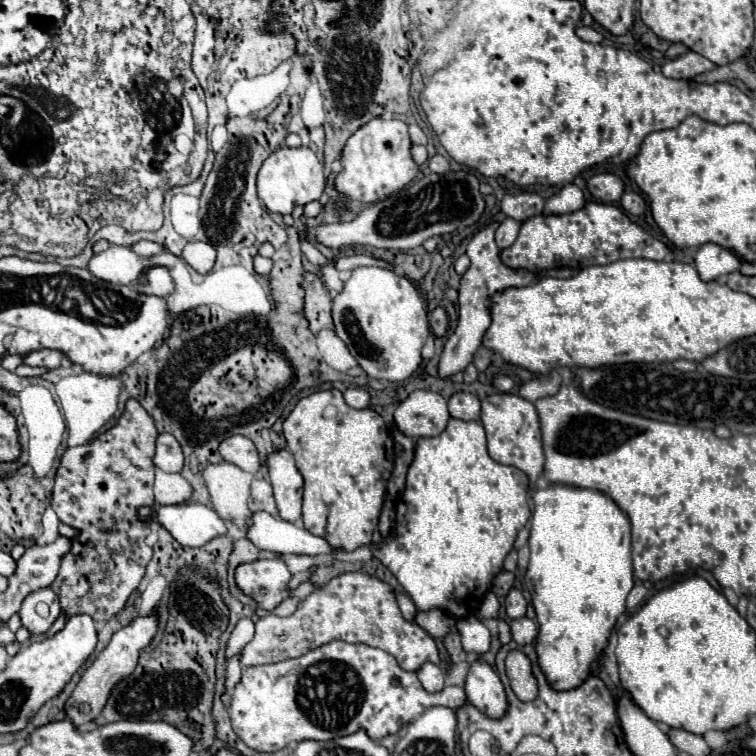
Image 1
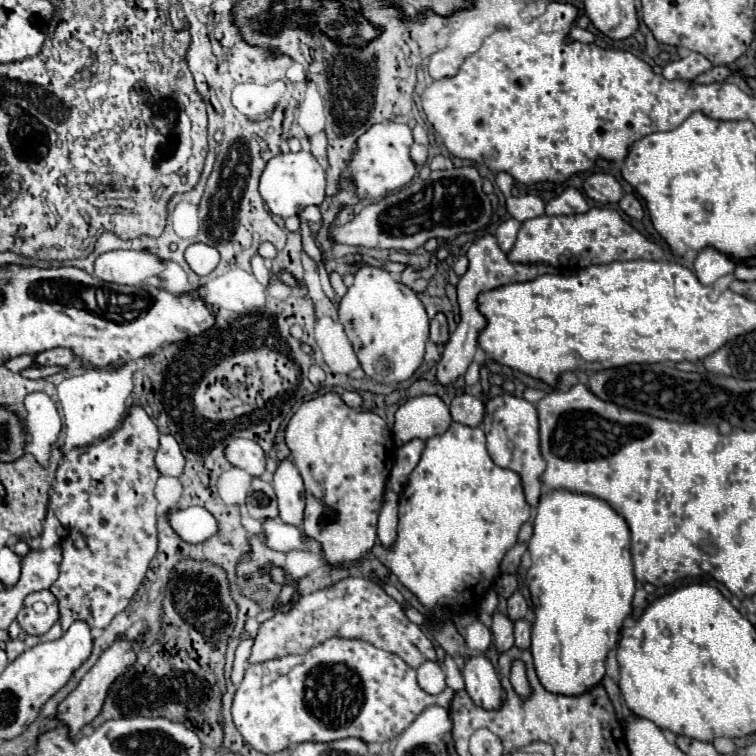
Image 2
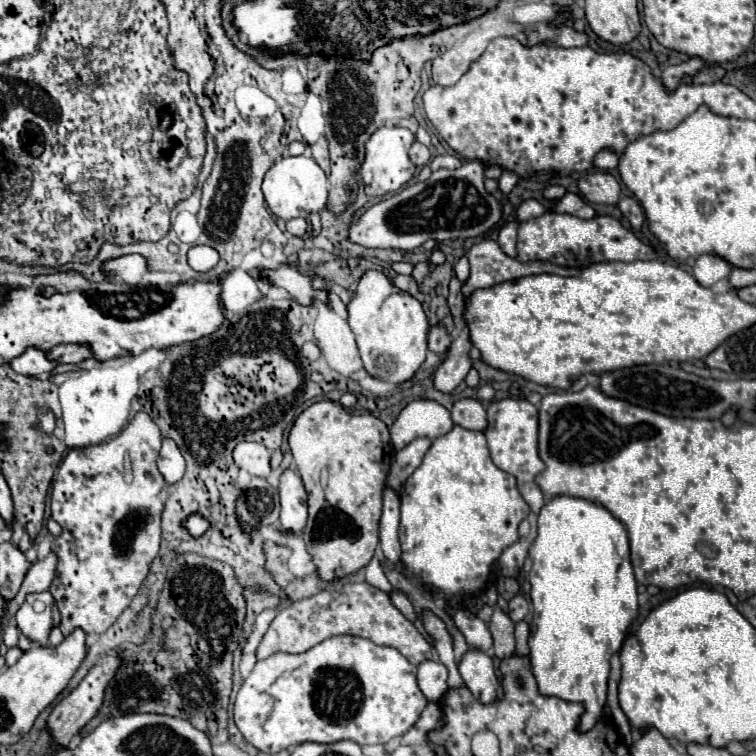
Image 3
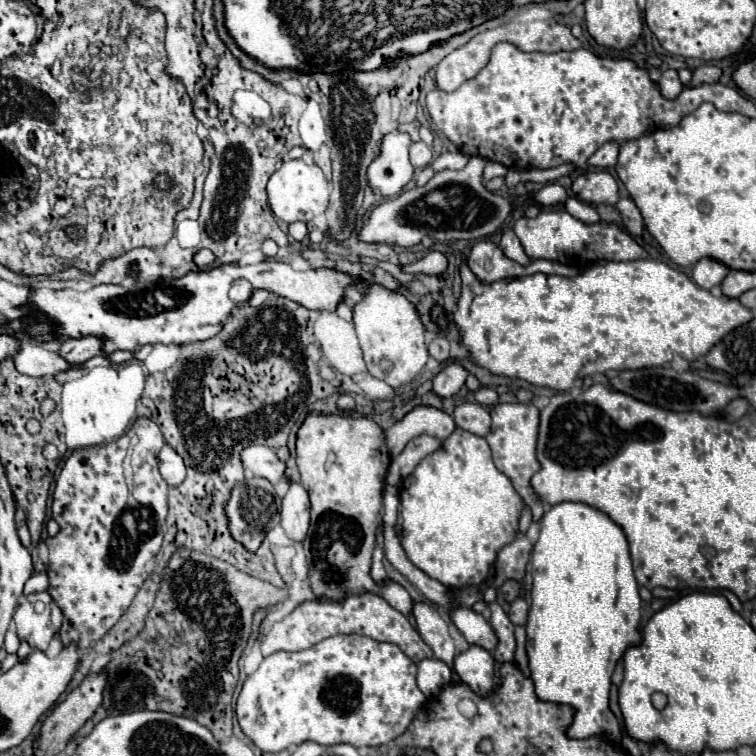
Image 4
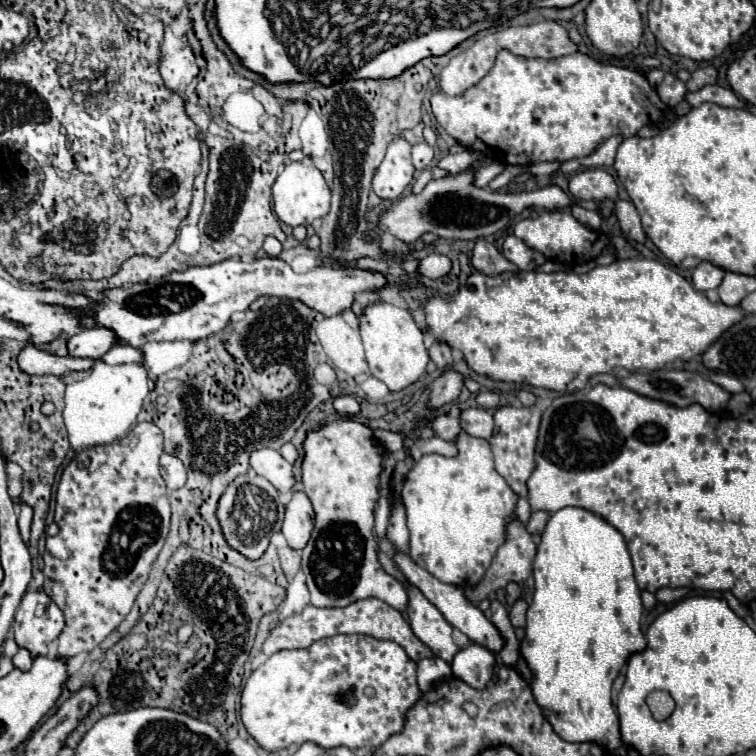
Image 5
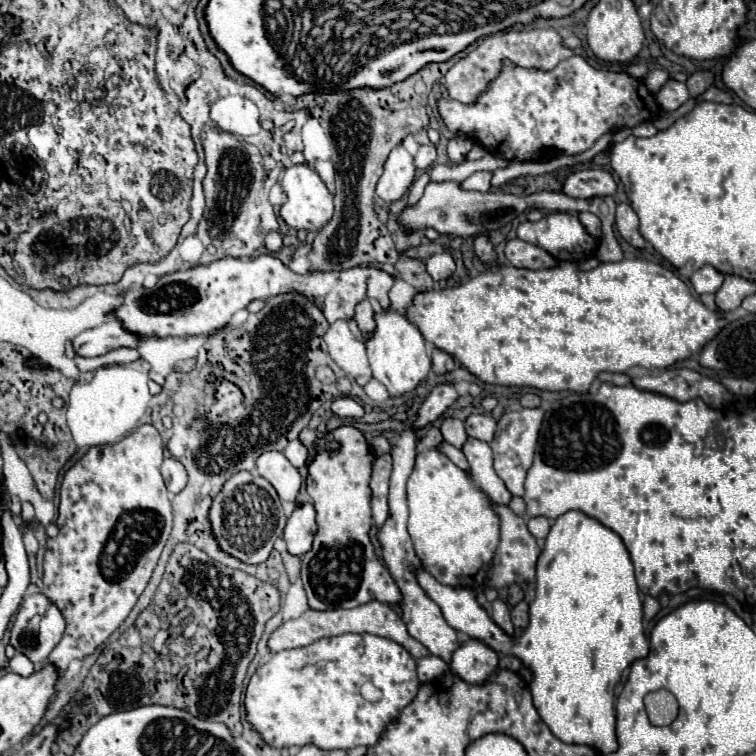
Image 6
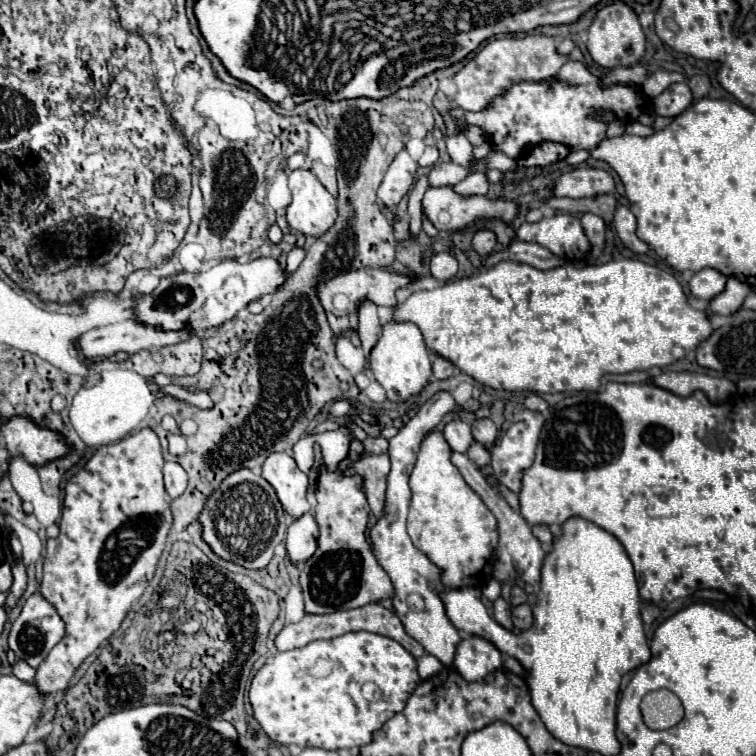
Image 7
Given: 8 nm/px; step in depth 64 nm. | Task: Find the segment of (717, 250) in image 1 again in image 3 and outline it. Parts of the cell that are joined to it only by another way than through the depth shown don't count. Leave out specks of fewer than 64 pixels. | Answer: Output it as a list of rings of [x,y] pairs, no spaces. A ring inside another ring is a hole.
[[[704,254],[696,260],[694,264],[694,278],[698,280],[698,284],[710,288],[712,284],[716,284],[722,278],[728,278],[732,266],[722,260],[720,256],[712,256],[712,254]]]

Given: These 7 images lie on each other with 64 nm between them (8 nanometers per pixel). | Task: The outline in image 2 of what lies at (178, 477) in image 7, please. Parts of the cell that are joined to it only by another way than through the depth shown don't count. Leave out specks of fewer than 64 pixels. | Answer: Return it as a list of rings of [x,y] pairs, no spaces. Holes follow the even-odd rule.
[[[160,436],[160,448],[156,454],[156,468],[162,476],[178,478],[184,470],[184,456],[174,436]]]

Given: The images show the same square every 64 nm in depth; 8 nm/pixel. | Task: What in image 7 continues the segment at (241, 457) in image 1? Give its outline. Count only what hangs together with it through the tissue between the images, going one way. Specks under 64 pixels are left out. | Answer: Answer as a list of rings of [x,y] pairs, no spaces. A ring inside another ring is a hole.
[[[286,452],[270,454],[262,464],[262,476],[272,484],[284,512],[294,520],[296,516],[304,516],[304,512],[310,512],[310,504],[306,498],[310,480],[296,466],[294,458],[290,458]]]

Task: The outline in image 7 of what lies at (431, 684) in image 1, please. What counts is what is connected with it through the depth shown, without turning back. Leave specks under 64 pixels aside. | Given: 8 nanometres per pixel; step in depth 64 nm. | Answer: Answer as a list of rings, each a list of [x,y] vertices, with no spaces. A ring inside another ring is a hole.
[[[424,654],[424,656],[420,656],[420,660],[418,660],[418,674],[420,674],[422,680],[426,680],[428,676],[434,676],[440,668],[442,668],[440,660],[434,658],[434,656],[430,656],[430,654]]]

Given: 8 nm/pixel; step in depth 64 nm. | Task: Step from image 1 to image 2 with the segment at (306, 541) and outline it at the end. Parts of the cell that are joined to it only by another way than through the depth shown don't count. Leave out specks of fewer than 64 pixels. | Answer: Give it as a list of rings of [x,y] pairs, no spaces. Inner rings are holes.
[[[266,520],[264,530],[266,530],[266,544],[272,550],[290,552],[290,550],[300,548],[300,550],[308,550],[308,552],[314,552],[314,554],[320,552],[320,544],[316,540],[302,536],[296,526],[284,524],[280,520]]]

